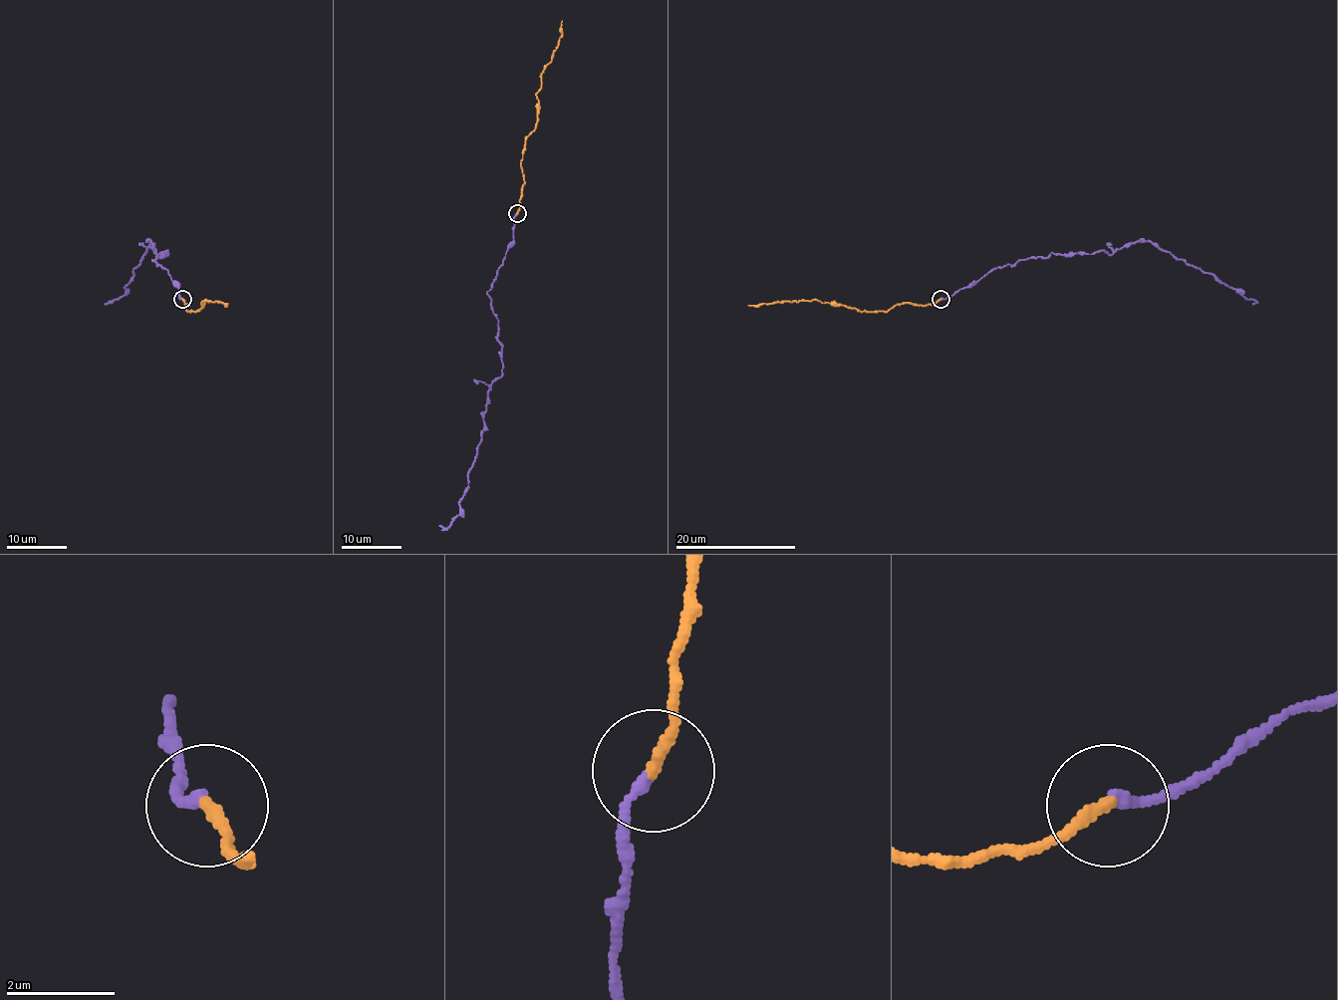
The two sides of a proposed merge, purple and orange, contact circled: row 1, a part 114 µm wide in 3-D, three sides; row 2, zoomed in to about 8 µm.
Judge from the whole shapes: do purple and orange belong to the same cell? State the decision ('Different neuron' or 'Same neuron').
Same neuron

